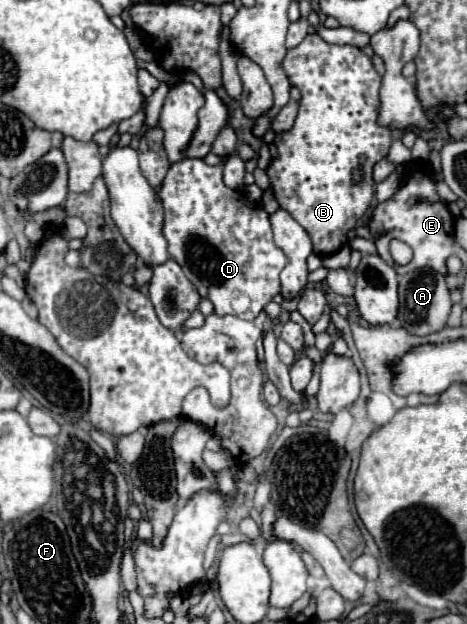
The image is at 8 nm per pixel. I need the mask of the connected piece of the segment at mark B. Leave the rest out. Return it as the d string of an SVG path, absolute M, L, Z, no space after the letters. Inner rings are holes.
M317 34L287 50L283 70L301 92L299 112L293 128L275 136L279 156L269 162L267 174L279 206L309 230L315 254L327 256L347 242L347 232L369 208L375 194L371 168L387 156L393 142L391 128L377 122L381 76L357 46L333 46ZM355 168L363 172L361 182L353 180Z

